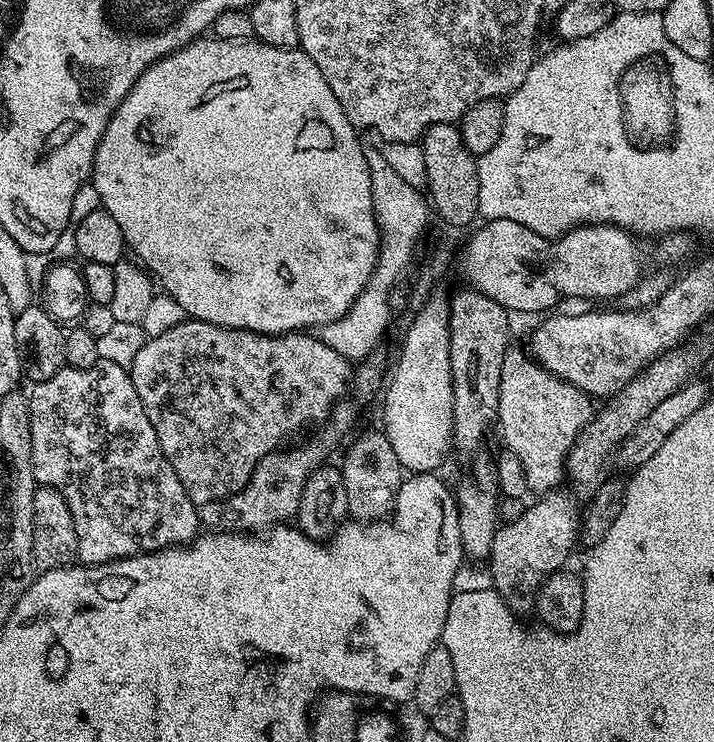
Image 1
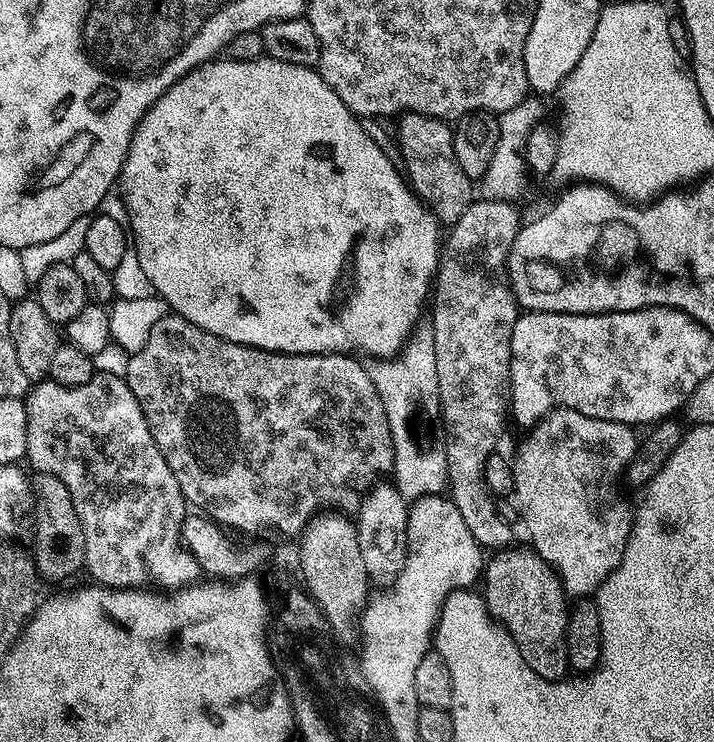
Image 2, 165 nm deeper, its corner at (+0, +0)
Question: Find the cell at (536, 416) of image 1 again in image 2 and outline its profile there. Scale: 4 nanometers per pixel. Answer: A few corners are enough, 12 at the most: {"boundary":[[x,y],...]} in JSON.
{"boundary":[[555,408],[512,460],[531,547],[569,597],[628,545],[637,429]]}

